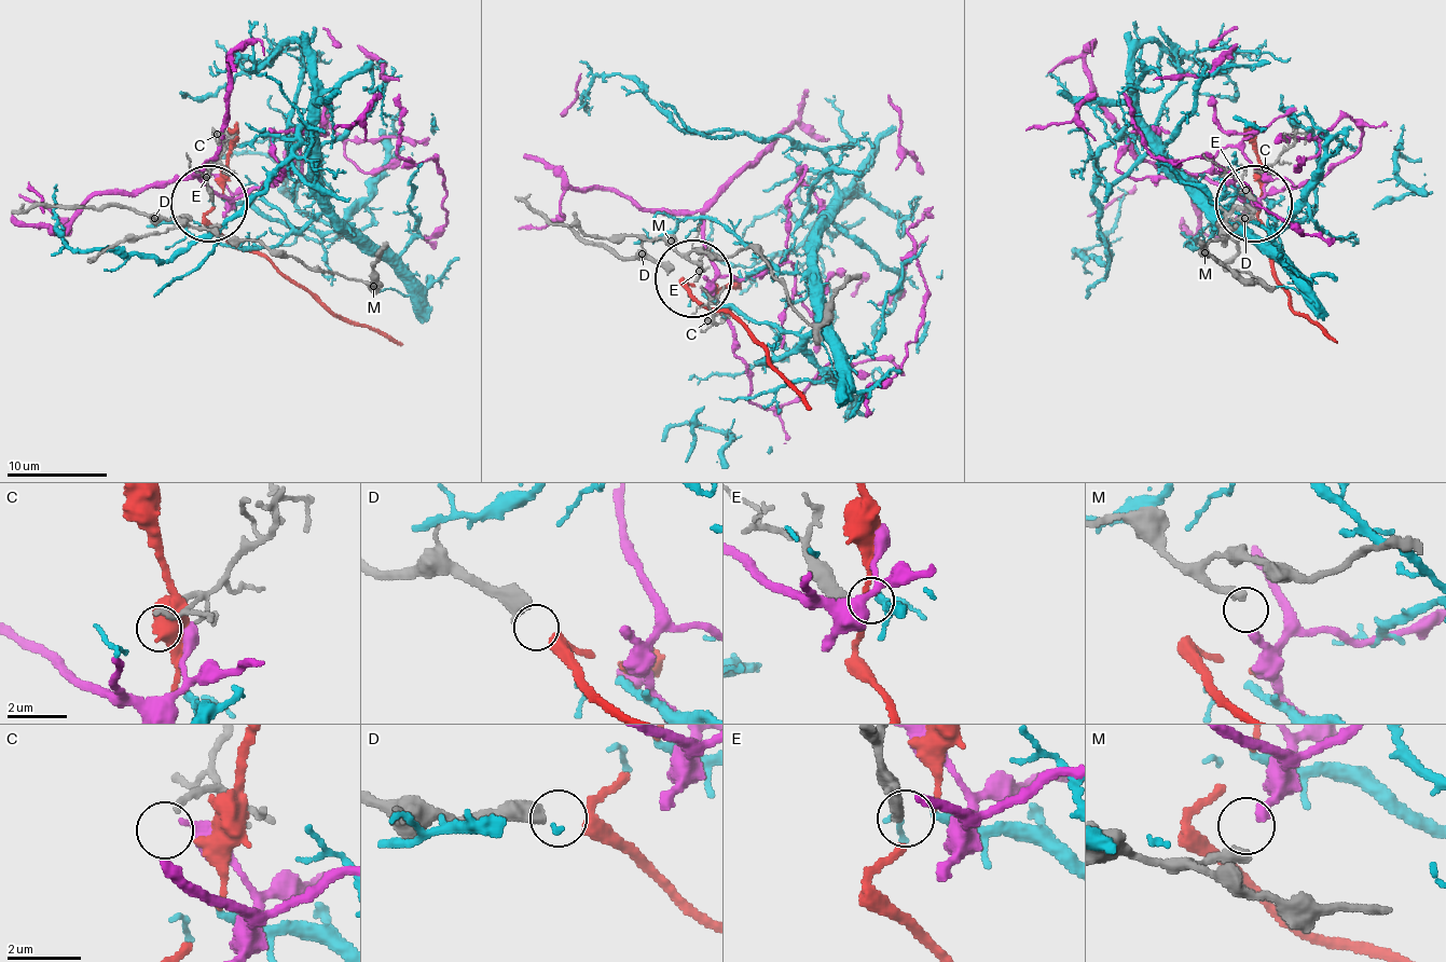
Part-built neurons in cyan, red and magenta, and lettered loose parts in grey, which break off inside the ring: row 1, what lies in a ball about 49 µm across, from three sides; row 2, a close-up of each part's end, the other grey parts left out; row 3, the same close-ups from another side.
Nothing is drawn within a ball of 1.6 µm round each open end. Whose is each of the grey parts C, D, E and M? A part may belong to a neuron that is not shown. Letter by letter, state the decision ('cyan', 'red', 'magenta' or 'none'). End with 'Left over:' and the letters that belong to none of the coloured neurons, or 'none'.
C: none
D: red
E: cyan
M: magenta
Left over: C

